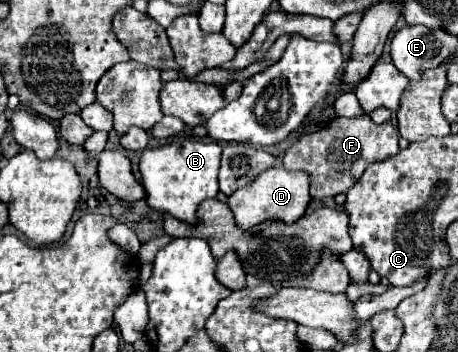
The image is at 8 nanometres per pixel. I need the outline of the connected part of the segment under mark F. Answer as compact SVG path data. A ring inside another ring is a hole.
M369 114L361 118L335 118L323 130L305 134L283 156L285 170L307 172L311 178L311 198L323 200L347 192L369 164L381 162L399 152L399 132L391 122L375 124Z

